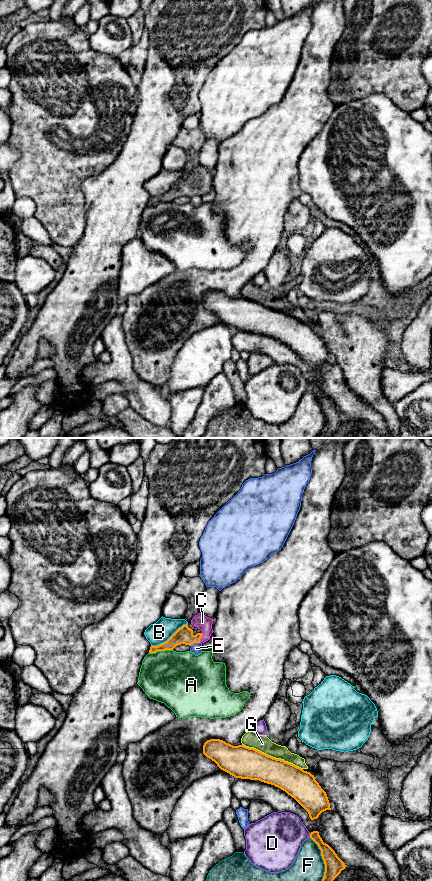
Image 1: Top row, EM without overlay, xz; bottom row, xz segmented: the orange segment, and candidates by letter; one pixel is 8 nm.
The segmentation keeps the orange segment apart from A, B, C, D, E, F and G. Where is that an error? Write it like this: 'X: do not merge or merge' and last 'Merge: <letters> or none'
A: do not merge
B: do not merge
C: merge
D: do not merge
E: do not merge
F: do not merge
G: do not merge
Merge: C

